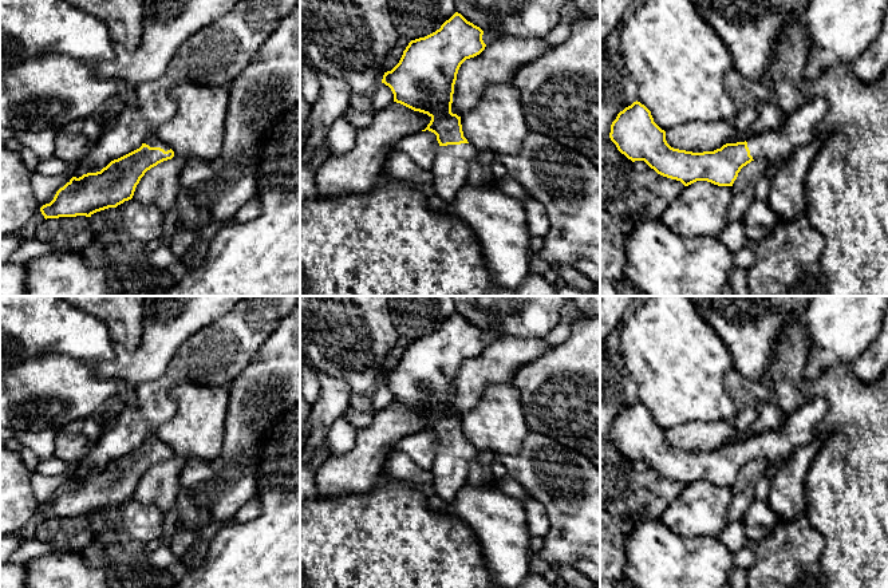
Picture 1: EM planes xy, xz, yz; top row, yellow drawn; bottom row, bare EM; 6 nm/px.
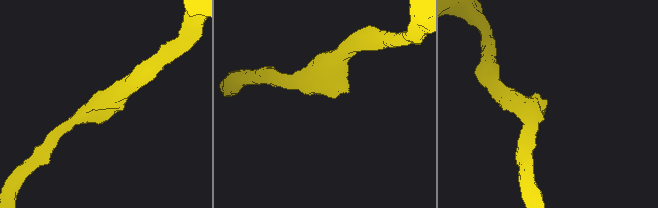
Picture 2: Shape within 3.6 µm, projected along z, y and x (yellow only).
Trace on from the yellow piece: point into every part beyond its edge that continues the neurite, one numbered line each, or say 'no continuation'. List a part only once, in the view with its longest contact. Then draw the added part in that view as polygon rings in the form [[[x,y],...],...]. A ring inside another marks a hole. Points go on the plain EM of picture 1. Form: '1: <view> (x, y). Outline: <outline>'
1: xz (450, 469). Outline: [[[470,443],[439,446],[431,474],[435,493],[443,505],[453,502],[467,484],[469,466],[477,450]]]

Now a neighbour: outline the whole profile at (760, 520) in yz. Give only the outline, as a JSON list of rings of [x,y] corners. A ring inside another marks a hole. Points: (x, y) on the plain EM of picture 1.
[[[757,500],[751,502],[741,520],[745,525],[747,541],[753,544],[758,544],[769,537],[780,522],[770,505],[766,501]]]

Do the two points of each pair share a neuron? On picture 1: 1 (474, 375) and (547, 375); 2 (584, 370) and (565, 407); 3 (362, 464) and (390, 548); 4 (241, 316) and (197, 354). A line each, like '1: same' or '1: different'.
1: different
2: same
3: different
4: same

